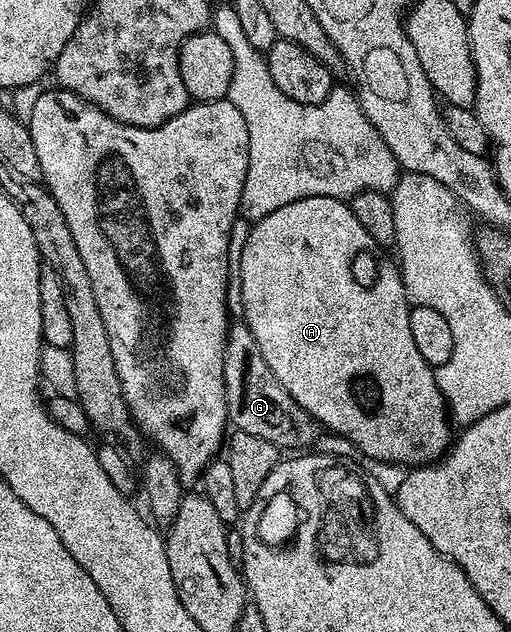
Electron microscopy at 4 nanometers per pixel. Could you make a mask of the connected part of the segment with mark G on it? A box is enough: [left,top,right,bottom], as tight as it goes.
[223,320,321,452]

